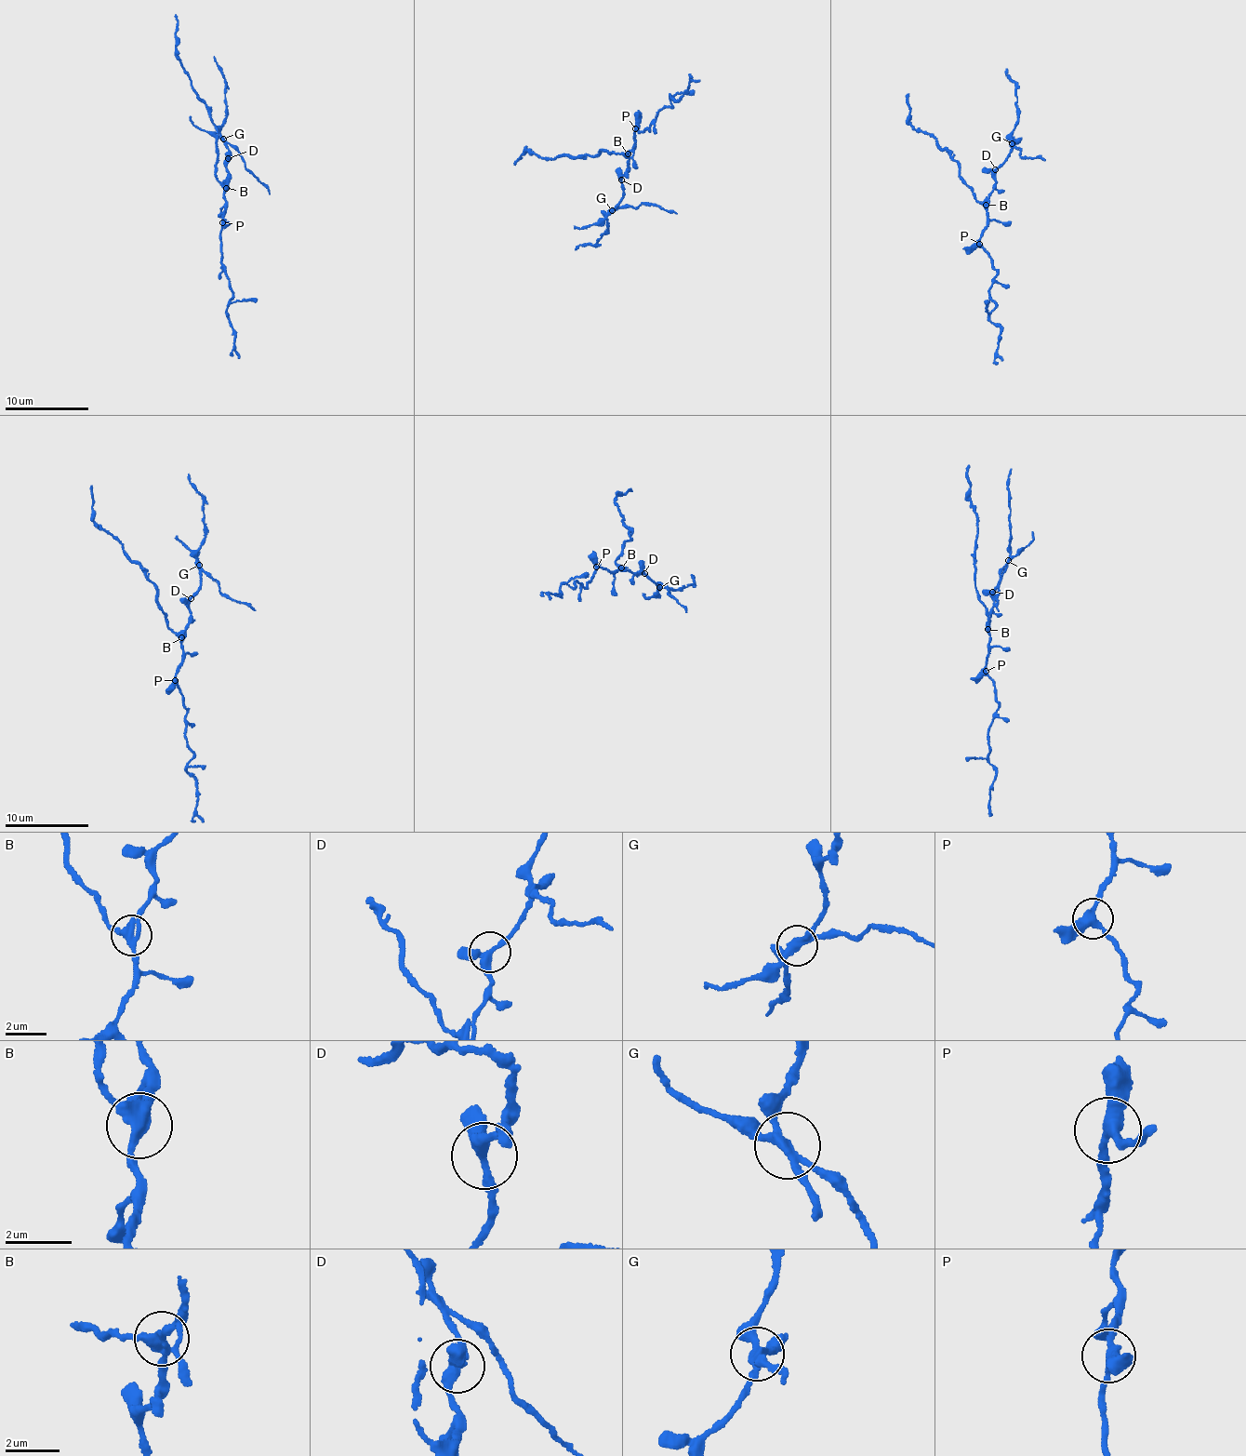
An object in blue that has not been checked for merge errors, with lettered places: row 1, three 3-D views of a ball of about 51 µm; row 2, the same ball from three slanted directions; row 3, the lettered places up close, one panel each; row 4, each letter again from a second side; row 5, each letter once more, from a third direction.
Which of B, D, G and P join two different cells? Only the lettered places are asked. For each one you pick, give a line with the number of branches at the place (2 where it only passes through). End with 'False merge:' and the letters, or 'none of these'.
B: 3
G: 4
False merge: B, G

